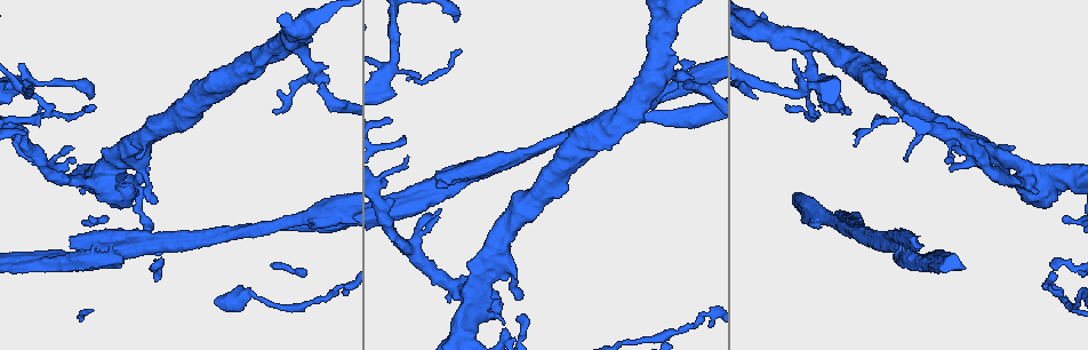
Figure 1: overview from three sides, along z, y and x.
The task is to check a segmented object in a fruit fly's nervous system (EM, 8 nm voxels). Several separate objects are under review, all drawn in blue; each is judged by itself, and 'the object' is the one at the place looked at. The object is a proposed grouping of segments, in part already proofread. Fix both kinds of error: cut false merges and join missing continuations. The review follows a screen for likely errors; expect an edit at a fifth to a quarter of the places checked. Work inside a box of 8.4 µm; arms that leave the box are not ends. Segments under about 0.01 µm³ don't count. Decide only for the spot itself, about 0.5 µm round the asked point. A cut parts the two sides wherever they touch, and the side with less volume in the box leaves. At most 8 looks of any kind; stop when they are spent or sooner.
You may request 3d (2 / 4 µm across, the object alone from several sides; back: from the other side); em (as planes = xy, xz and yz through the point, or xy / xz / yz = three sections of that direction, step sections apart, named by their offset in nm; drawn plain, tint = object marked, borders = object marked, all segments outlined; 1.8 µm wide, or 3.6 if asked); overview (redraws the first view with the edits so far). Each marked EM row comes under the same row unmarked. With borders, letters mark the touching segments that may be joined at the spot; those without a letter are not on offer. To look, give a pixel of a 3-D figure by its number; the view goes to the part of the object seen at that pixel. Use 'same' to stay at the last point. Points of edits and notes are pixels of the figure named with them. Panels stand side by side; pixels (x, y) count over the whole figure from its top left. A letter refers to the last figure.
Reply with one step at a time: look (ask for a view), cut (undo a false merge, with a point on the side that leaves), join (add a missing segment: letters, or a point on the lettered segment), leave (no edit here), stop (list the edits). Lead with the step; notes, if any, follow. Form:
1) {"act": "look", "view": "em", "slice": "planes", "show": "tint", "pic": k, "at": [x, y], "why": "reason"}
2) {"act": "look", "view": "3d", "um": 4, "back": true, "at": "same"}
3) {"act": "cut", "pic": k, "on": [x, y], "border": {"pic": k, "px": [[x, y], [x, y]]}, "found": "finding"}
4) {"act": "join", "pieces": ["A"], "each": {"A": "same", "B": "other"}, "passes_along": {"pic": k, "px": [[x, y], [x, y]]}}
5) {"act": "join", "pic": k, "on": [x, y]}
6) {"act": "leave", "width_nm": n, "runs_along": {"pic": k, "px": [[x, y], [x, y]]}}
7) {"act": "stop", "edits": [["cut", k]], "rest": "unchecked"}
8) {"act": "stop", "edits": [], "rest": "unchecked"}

{"act": "look", "view": "em", "slice": "planes", "show": "borders", "pic": 1, "at": [805, 89], "why": "four or more arms meet"}

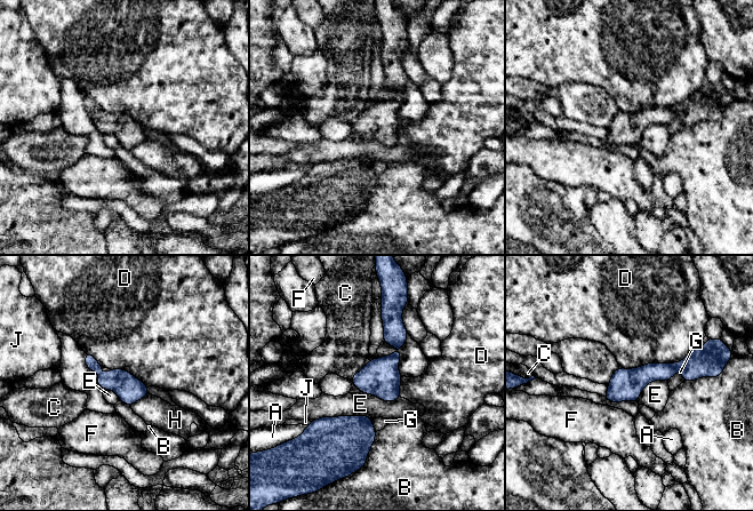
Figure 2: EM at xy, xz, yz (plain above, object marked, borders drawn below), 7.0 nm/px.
{"act": "leave", "width_nm": 180, "each": {"A": "other", "B": "other", "C": "other", "D": "other", "E": "other", "F": "other", "G": "other", "H": "other", "J": "other"}, "border": {"pic": 2, "px": [[373, 417], [321, 416], [311, 422]]}, "found": "continuous, no second neuron"}

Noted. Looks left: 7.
{"act": "look", "view": "3d", "um": 4, "back": true, "pic": 1, "at": [274, 113], "why": "an open end"}

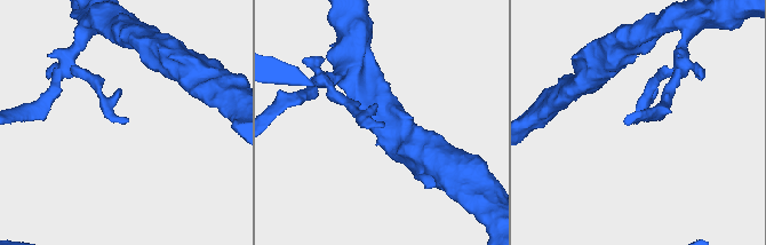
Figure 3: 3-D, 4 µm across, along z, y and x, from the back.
{"act": "look", "view": "em", "slice": "planes", "show": "borders", "pic": 3, "at": [384, 126], "why": "need the tissue"}

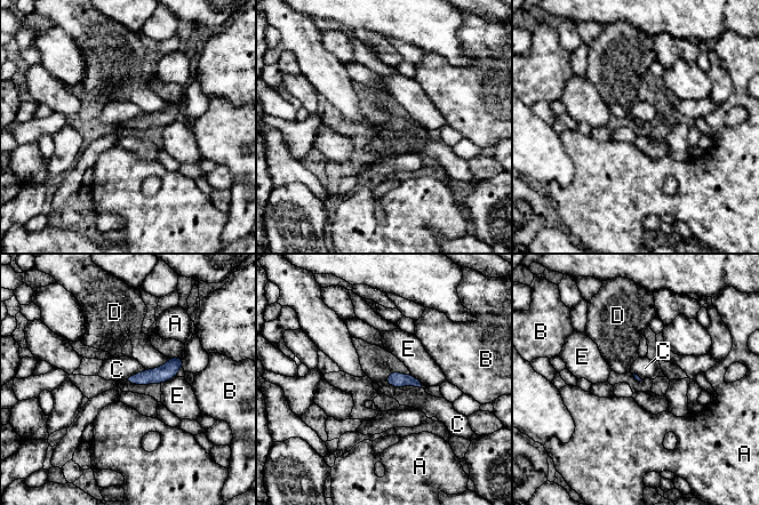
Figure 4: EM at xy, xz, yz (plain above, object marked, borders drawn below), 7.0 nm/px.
{"act": "leave", "each": {"A": "other", "B": "other", "C": "other", "D": "other", "E": "other"}, "runs_along": {"pic": 4, "px": [[181, 361], [160, 375], [133, 379]]}, "found": "none of them fits"}

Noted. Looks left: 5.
{"act": "look", "view": "em", "slice": "xy", "step": 8, "show": "tint", "pic": 1, "at": [656, 68], "why": "sharp bend"}

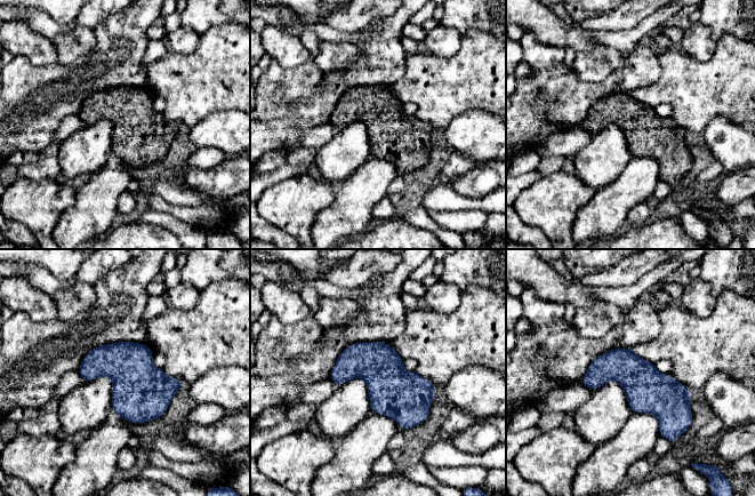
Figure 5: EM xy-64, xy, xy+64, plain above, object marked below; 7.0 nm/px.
{"act": "look", "view": "em", "slice": "yz", "step": 16, "show": "borders", "at": "same"}

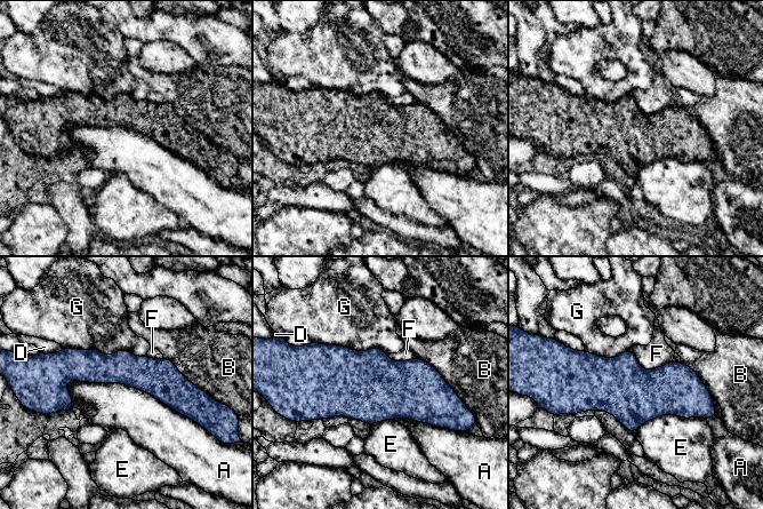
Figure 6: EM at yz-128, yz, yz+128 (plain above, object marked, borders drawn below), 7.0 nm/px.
{"act": "leave", "width_nm": 190, "each": {"A": "other", "B": "other", "D": "other", "E": "other", "F": "other", "G": "other"}, "border": {"pic": 6, "px": [[64, 386], [121, 382], [193, 421]]}, "found": "one neuron here"}

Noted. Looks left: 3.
{"act": "stop", "edits": [], "rest": "unchecked"}

